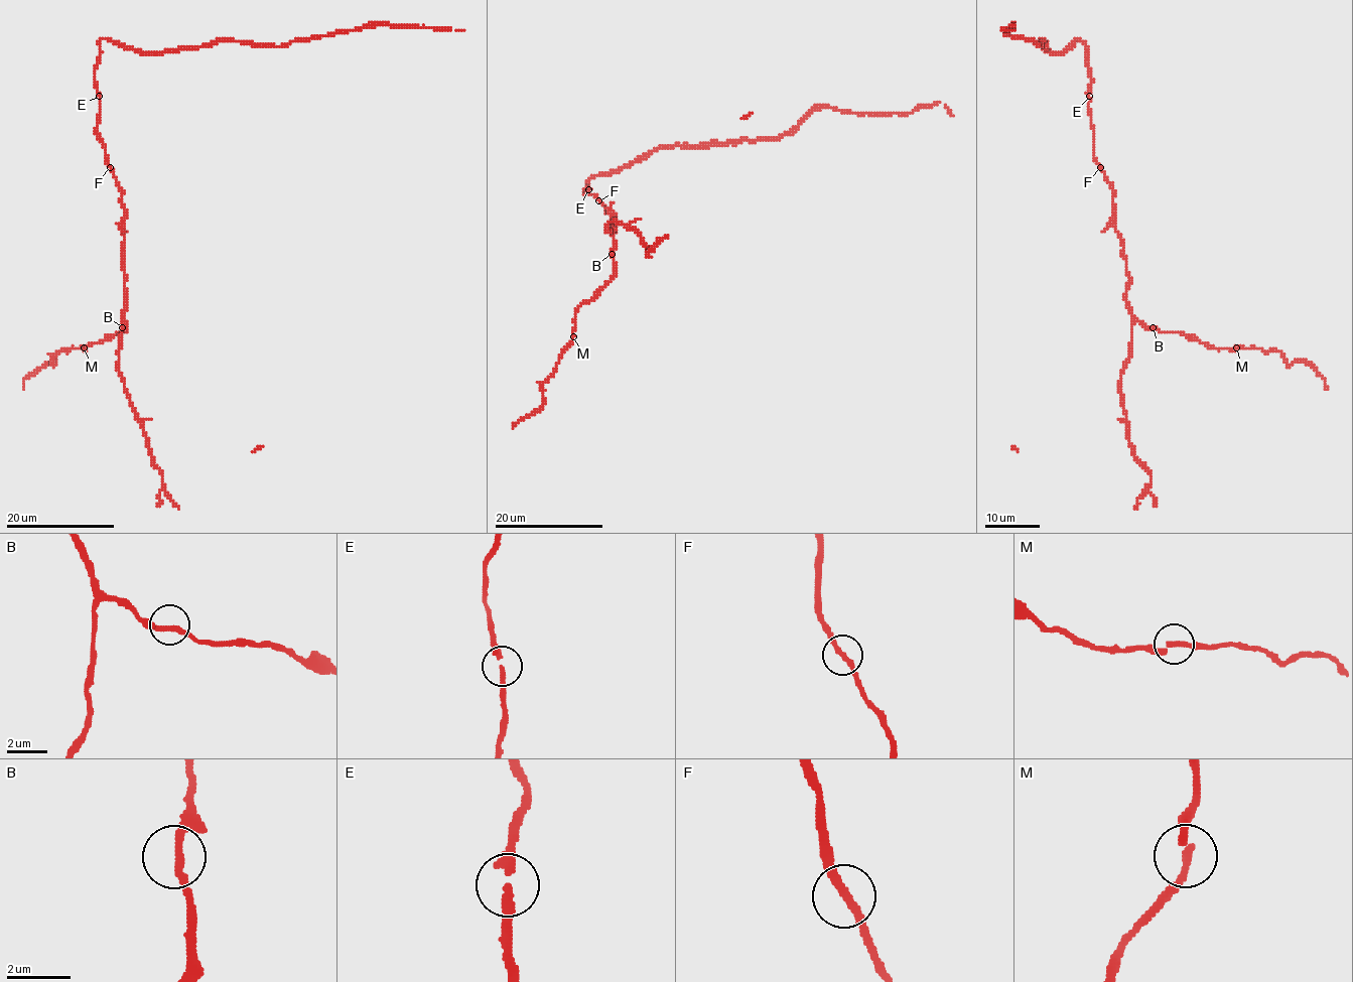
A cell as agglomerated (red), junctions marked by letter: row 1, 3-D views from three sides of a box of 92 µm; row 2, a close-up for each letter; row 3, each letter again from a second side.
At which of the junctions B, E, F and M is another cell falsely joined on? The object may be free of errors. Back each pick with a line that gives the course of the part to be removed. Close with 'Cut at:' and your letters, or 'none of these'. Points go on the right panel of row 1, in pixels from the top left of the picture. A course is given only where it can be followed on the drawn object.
Cut at: none of these

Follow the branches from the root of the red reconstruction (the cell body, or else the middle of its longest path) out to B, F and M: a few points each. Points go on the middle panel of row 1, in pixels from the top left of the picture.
B: (586, 192), (593, 193), (610, 215), (614, 215), (612, 254)
F: (586, 192), (593, 193), (599, 200)
M: (586, 192), (593, 193), (610, 215), (614, 215), (614, 275), (577, 309), (573, 336)

